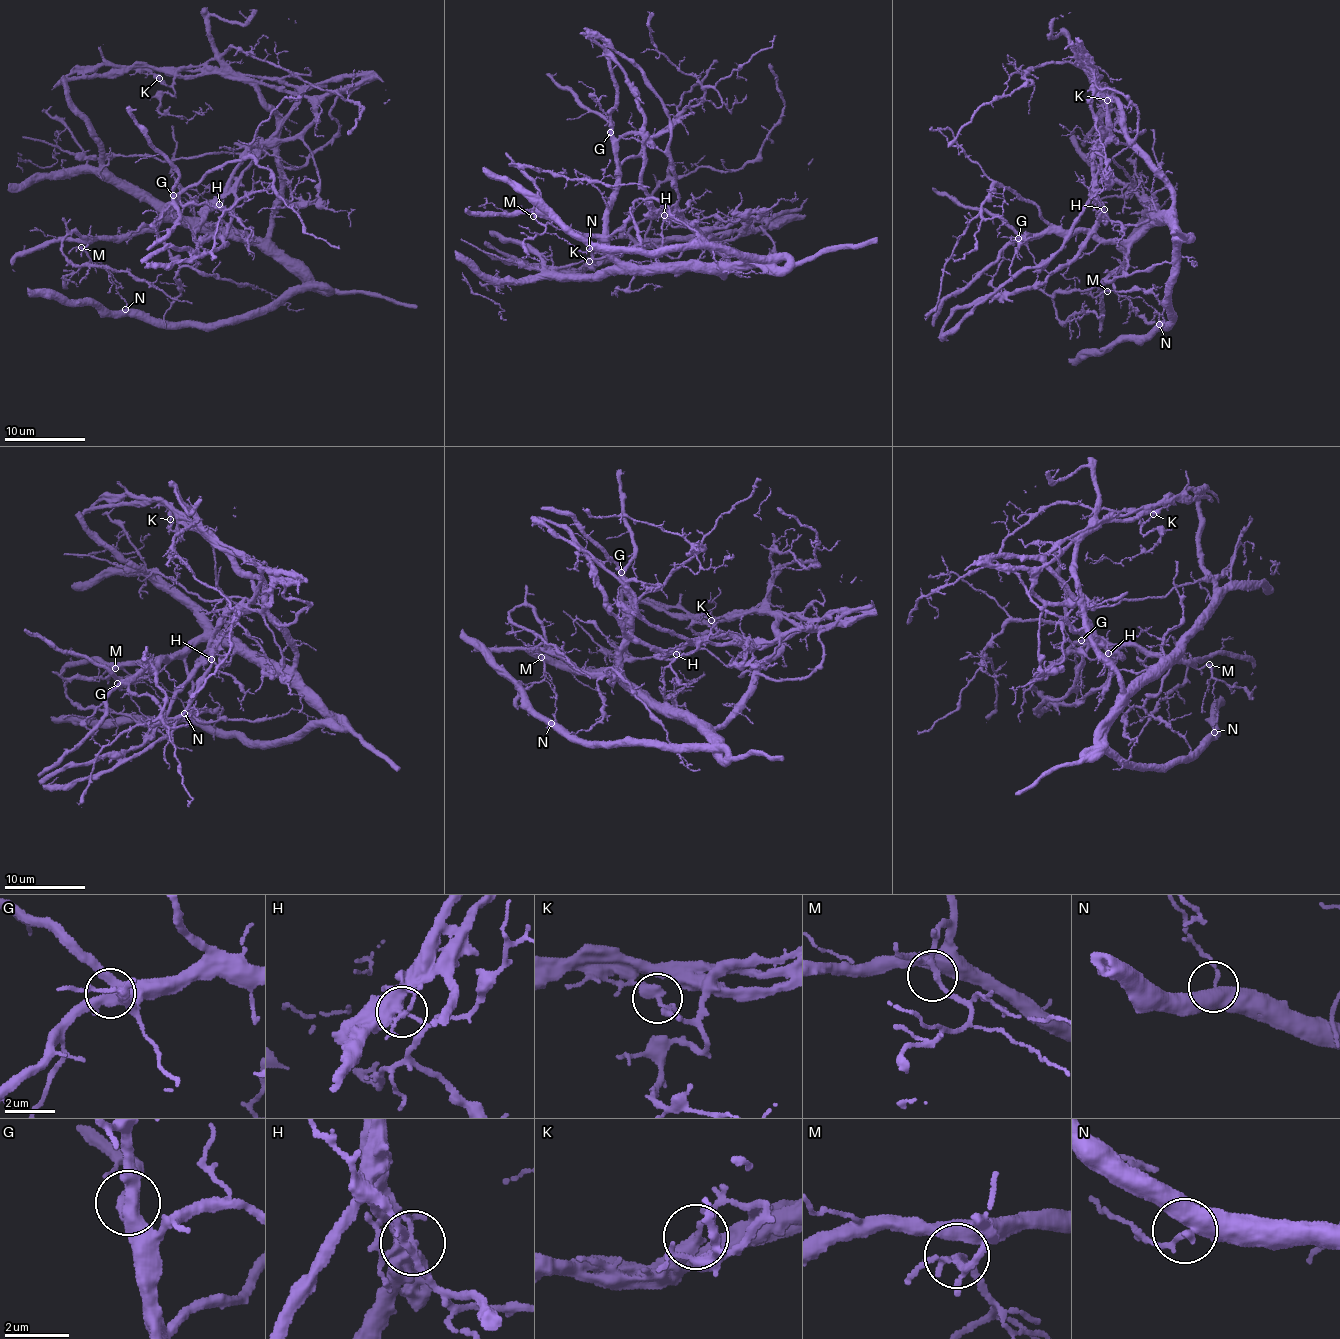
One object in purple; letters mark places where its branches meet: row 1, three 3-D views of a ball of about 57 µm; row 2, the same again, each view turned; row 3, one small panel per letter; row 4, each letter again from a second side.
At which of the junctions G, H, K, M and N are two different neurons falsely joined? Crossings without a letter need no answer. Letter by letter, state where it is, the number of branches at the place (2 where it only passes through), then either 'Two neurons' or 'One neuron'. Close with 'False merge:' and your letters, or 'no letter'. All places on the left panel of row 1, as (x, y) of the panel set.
G: Place: (173, 195). Branches: 3. One neuron
H: Place: (219, 204). Branches: 7. Two neurons
K: Place: (159, 78). Branches: 2. Two neurons
M: Place: (81, 247). Branches: 3. One neuron
N: Place: (125, 309). Branches: 2. One neuron
False merge: H, K

